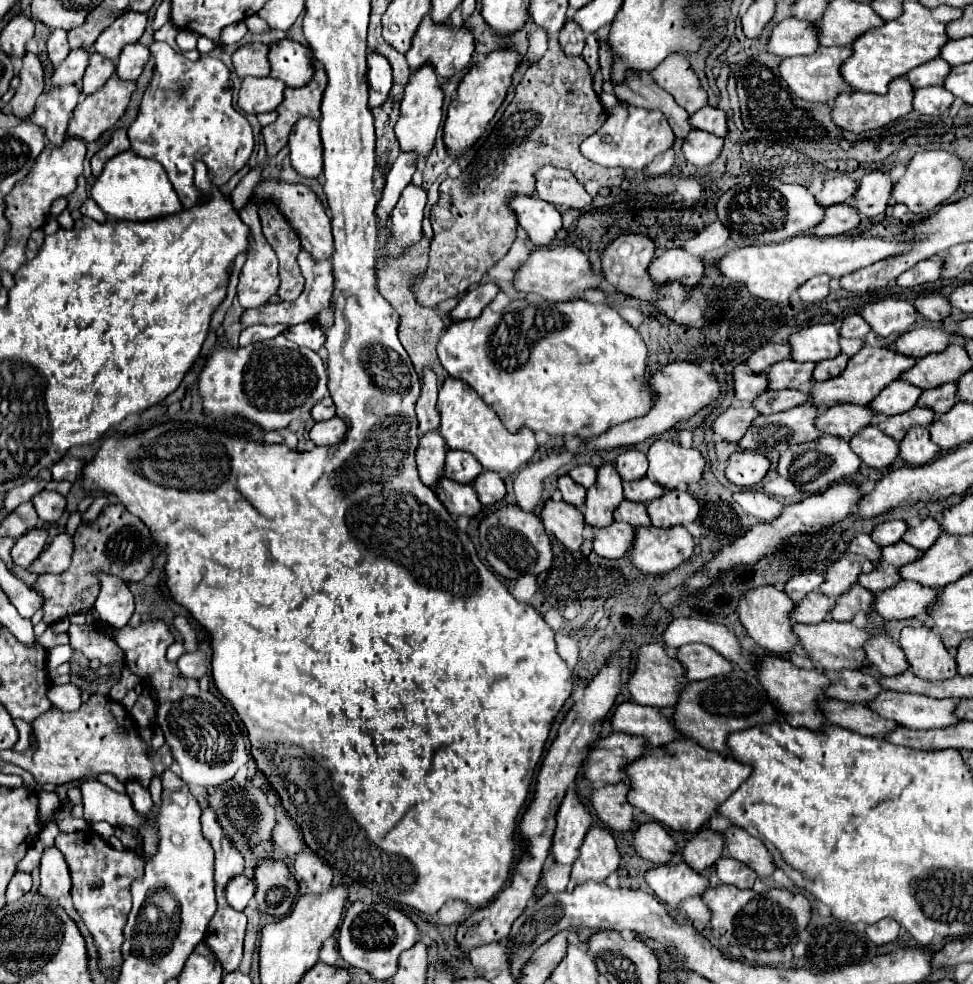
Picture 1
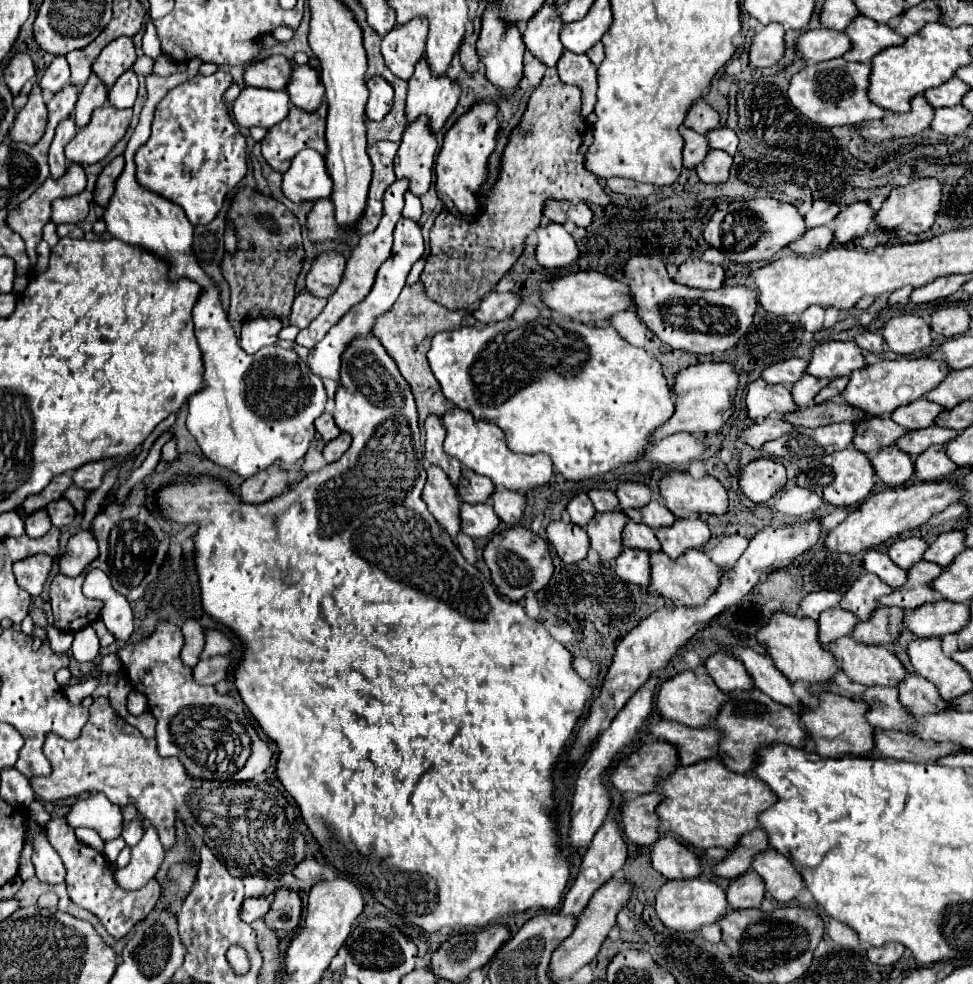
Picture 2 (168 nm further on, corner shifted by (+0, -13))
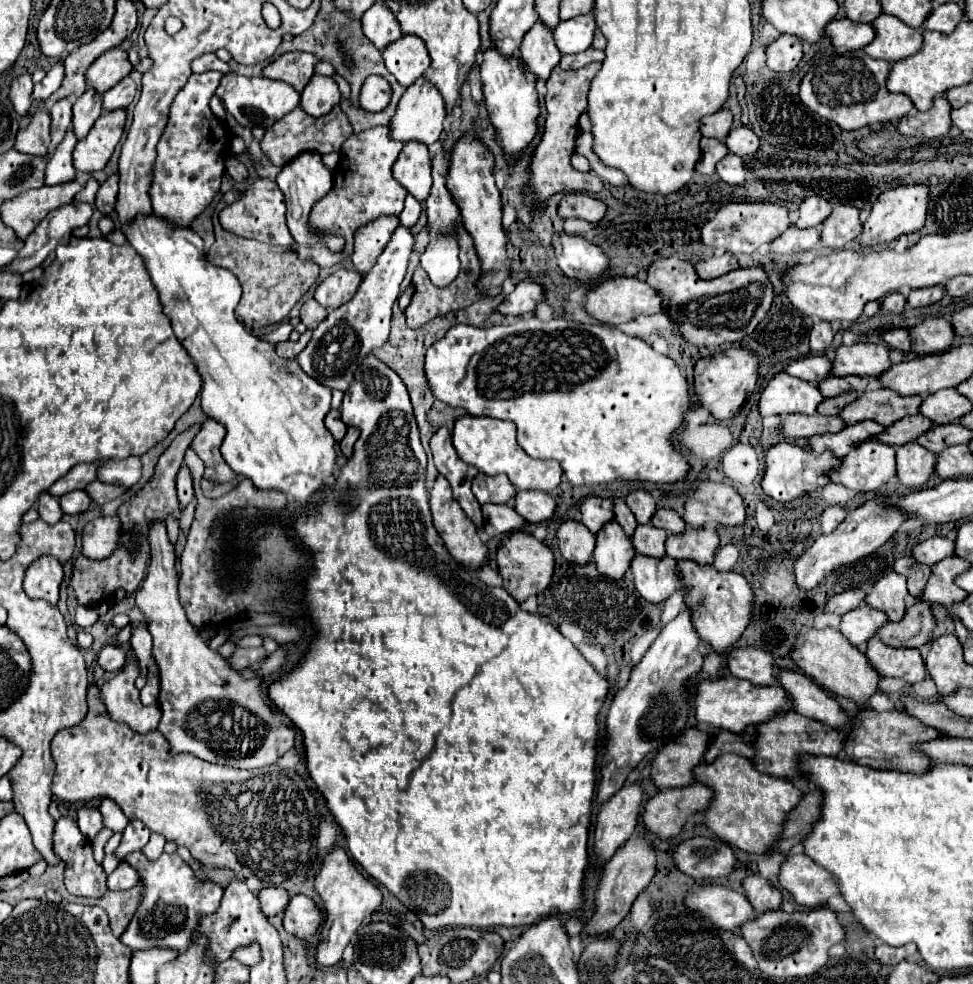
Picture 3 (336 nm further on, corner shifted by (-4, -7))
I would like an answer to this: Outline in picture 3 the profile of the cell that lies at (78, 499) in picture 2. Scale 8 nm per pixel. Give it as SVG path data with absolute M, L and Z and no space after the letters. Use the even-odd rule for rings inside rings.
M96 480L96 482L92 482L88 488L86 488L86 492L90 494L90 498L92 498L92 502L96 502L96 504L106 504L106 502L110 502L110 500L114 500L114 498L120 498L122 494L126 494L130 488L126 488L126 486L118 486L118 484L106 484L106 482L100 482L100 480Z

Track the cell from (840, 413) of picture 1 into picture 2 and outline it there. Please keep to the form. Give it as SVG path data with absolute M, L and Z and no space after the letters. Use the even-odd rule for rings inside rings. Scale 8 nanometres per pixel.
M880 416L864 418L864 422L854 422L854 424L856 424L856 434L852 446L866 454L894 444L900 436L908 432L902 426L898 426L894 420Z

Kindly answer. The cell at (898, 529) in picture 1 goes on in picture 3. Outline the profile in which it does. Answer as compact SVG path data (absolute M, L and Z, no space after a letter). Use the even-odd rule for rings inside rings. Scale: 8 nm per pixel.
M934 536L934 538L928 538L926 542L918 544L914 550L912 550L914 558L926 566L934 566L938 564L940 560L944 560L946 556L954 556L956 554L956 546L952 540L944 538L944 536Z

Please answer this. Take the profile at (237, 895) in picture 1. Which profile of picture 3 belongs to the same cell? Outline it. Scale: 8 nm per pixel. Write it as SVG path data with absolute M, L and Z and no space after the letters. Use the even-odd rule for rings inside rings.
M268 886L260 892L260 908L266 916L276 916L276 914L284 914L284 908L288 906L290 900L290 892L280 888L280 886Z

